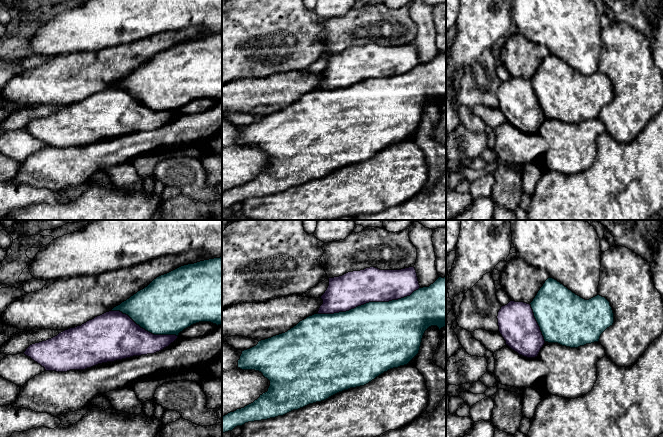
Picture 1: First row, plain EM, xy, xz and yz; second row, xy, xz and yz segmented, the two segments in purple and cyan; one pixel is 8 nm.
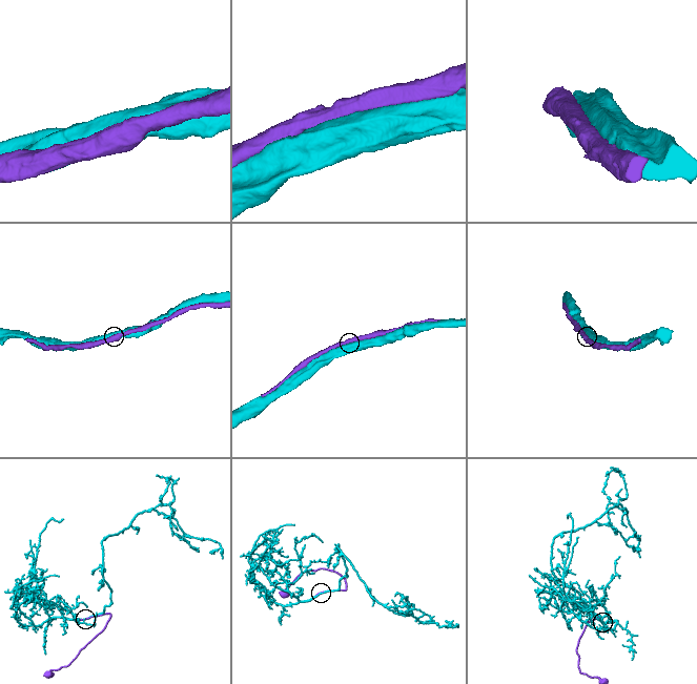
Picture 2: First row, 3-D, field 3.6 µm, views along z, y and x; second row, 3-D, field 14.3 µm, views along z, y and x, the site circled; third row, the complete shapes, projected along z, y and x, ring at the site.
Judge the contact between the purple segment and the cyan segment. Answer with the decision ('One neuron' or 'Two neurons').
One neuron

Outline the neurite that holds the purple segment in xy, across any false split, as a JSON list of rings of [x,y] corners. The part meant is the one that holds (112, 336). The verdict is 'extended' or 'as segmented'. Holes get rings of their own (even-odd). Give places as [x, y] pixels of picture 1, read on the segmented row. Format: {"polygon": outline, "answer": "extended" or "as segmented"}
{"polygon": [[[222,257],[184,265],[161,275],[111,311],[51,339],[32,344],[23,354],[46,371],[85,370],[102,363],[159,352],[173,343],[180,332],[199,322],[222,325]]], "answer": "extended"}

